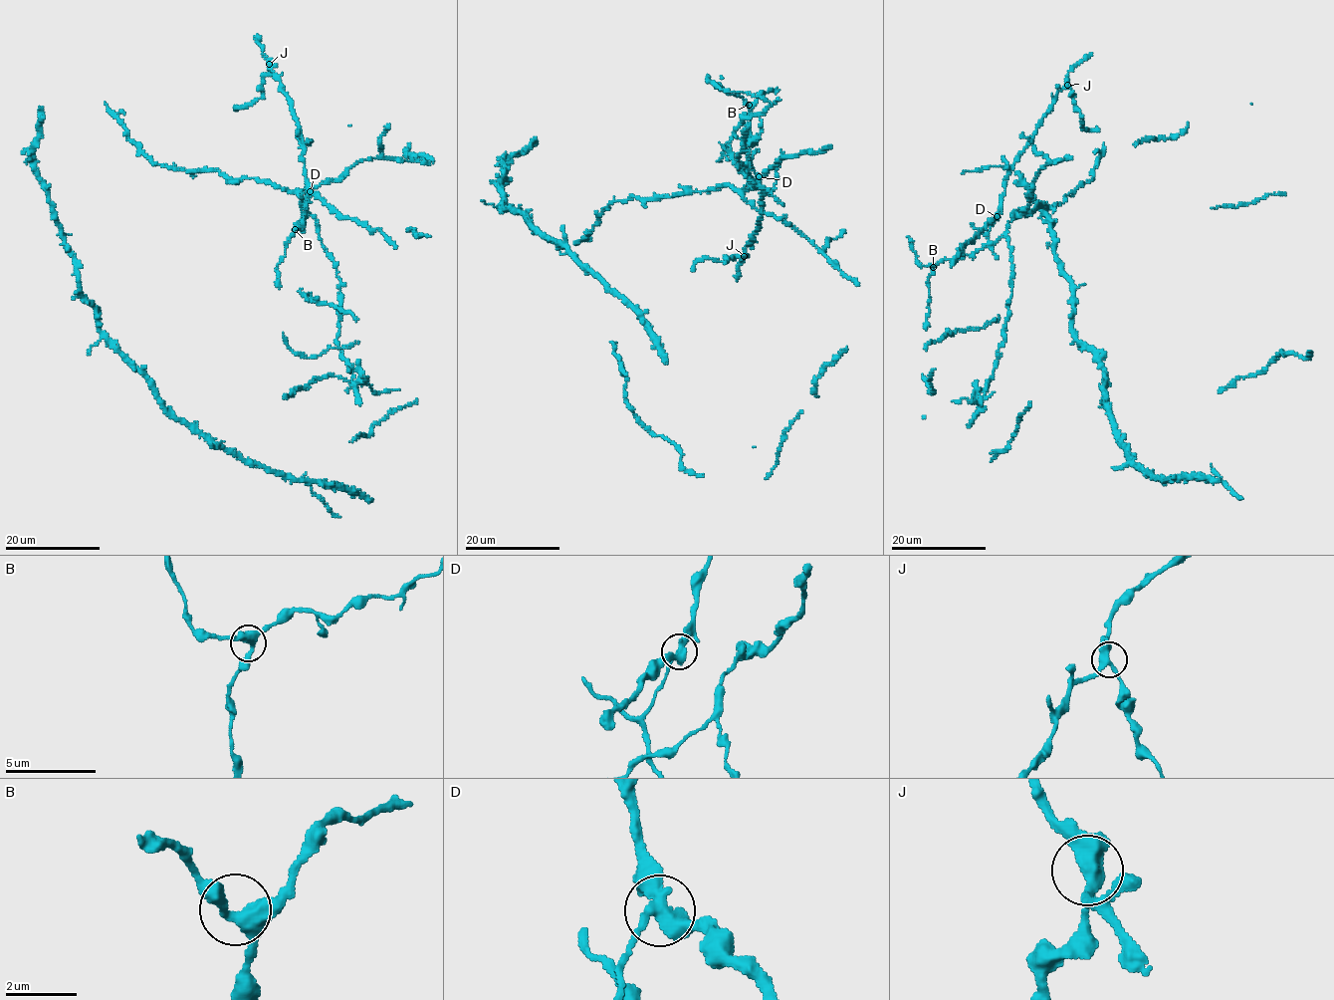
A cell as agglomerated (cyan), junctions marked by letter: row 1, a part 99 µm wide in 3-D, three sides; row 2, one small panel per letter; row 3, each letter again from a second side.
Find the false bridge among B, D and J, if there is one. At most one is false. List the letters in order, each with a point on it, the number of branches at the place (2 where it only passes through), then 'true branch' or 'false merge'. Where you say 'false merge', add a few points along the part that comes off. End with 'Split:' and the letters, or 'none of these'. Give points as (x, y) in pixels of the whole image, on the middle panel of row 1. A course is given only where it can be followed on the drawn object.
B: place (749, 105); branches 3; true branch
D: place (759, 176); branches 3; false merge; course (759, 176), (750, 163), (746, 163), (739, 169)
J: place (744, 256); branches 3; true branch
Split: D

